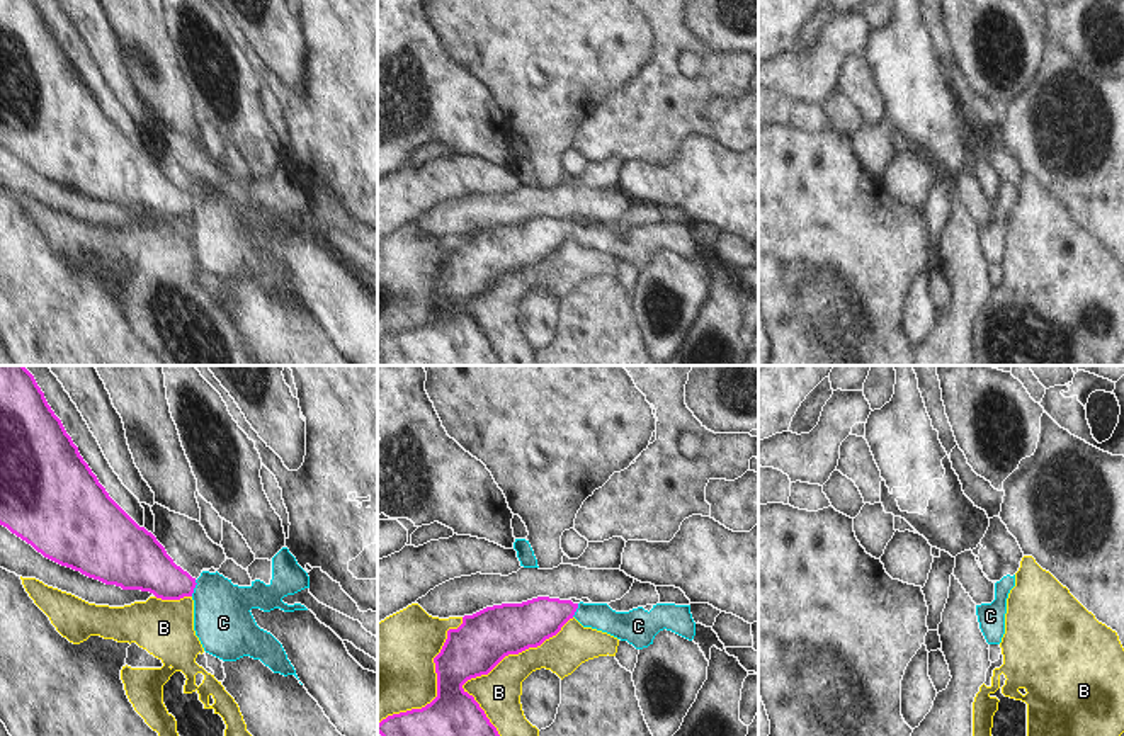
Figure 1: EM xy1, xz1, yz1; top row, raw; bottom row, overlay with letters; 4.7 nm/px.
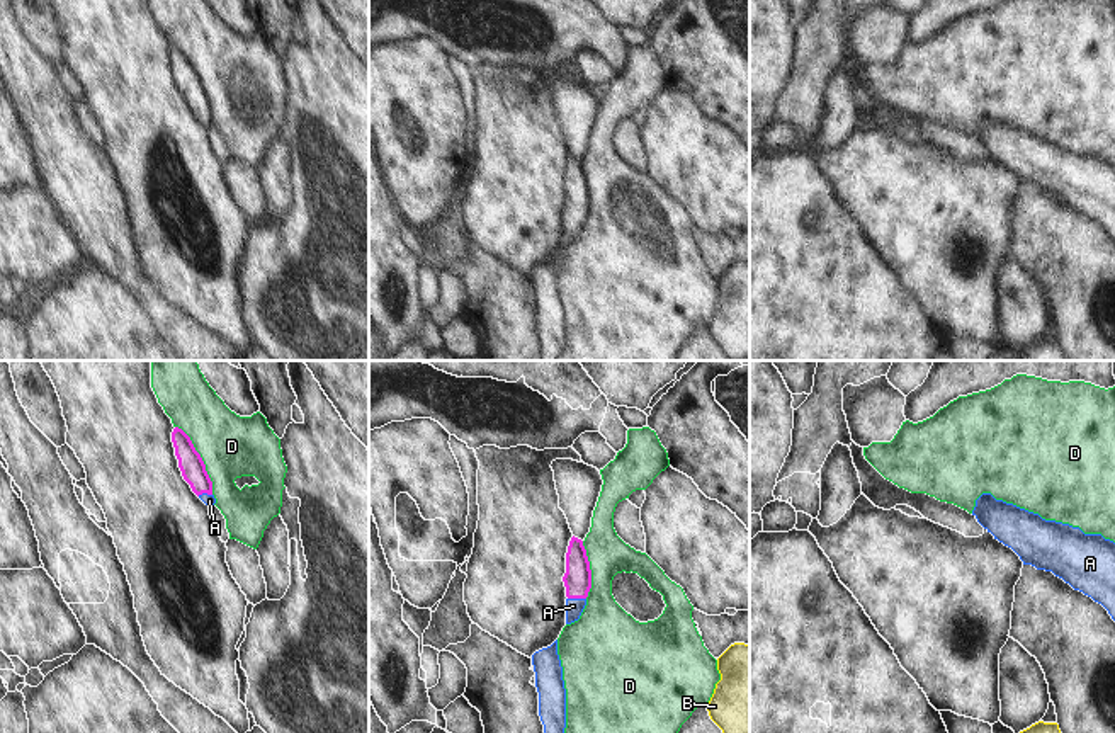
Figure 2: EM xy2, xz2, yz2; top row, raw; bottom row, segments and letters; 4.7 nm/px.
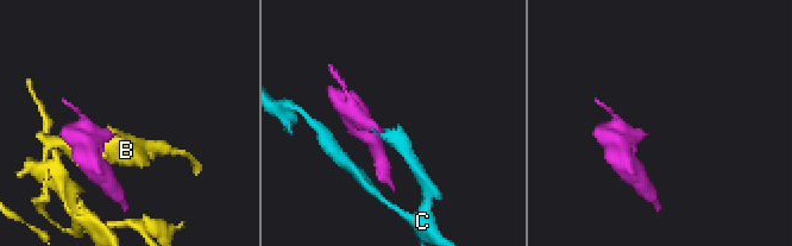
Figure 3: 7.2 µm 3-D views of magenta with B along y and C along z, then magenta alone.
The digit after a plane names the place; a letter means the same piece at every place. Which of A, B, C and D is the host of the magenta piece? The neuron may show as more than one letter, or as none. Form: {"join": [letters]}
{"join": ["A"]}

